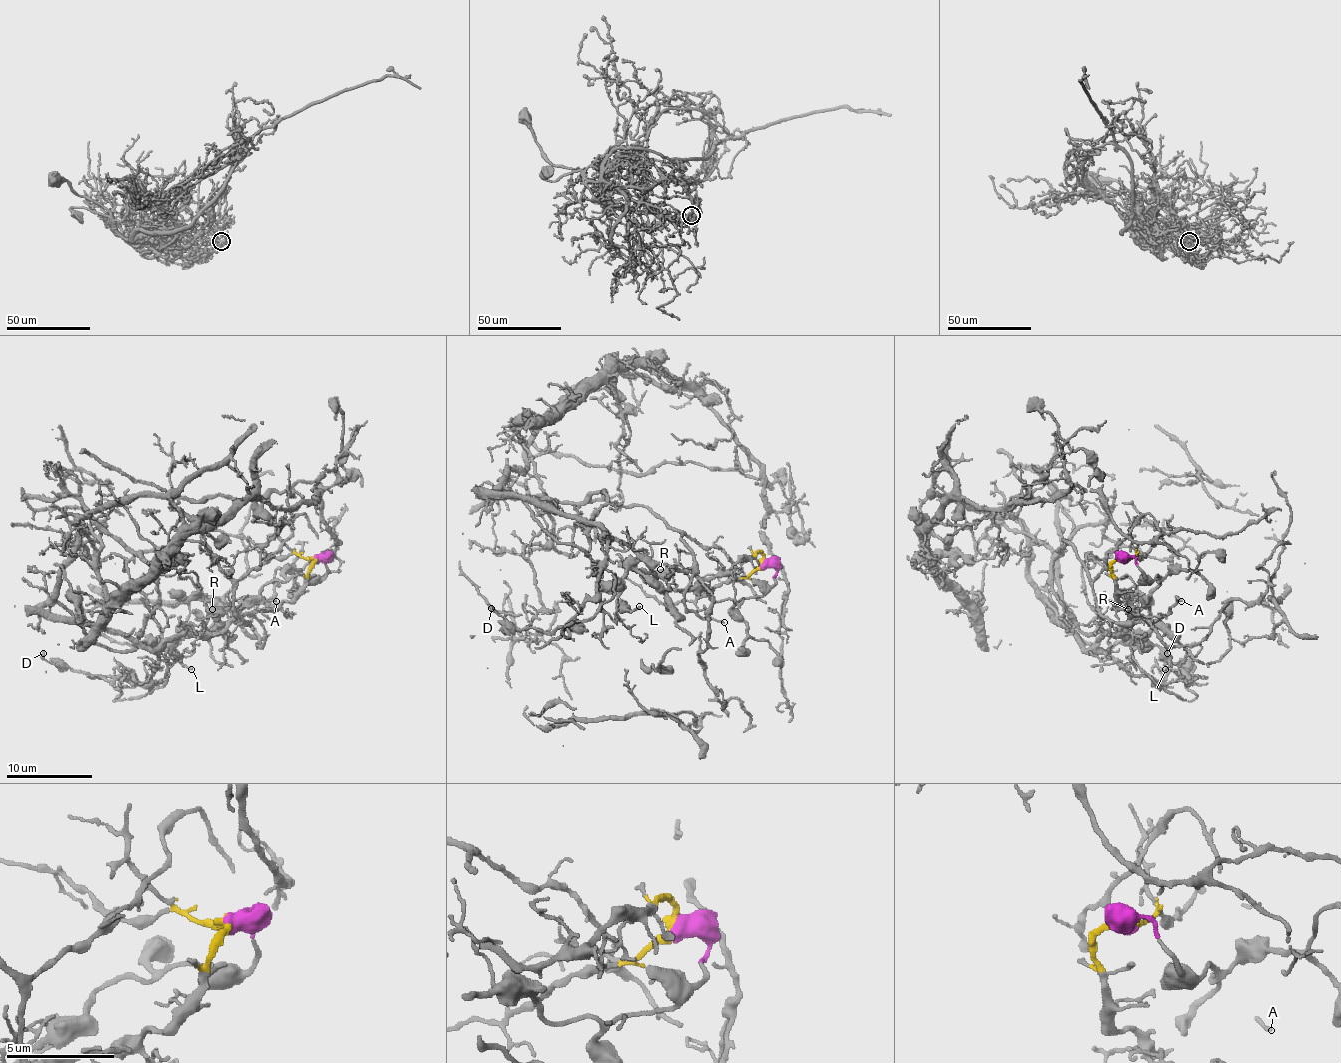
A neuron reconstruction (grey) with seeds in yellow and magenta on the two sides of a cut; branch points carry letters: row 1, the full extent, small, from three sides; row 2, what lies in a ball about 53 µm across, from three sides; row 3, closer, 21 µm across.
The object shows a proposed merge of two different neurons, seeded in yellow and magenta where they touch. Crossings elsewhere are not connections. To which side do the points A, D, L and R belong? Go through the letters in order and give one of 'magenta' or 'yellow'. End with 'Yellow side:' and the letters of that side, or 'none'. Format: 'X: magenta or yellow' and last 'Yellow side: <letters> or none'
A: magenta
D: magenta
L: magenta
R: magenta
Yellow side: none

